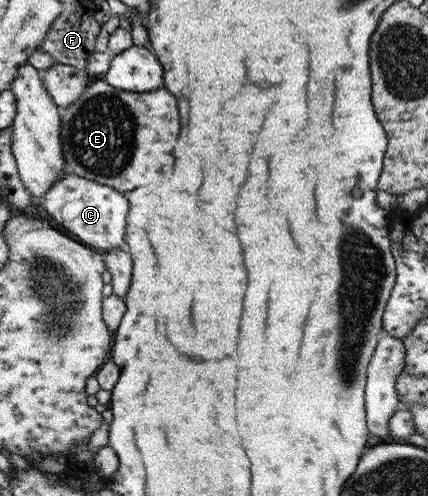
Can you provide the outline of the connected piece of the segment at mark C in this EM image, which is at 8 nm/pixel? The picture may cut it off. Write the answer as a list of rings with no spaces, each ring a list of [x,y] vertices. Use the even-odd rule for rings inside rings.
[[[65,169],[45,191],[42,205],[51,216],[51,221],[56,221],[67,233],[71,233],[79,244],[98,252],[125,249],[127,199],[119,191],[83,179]]]

